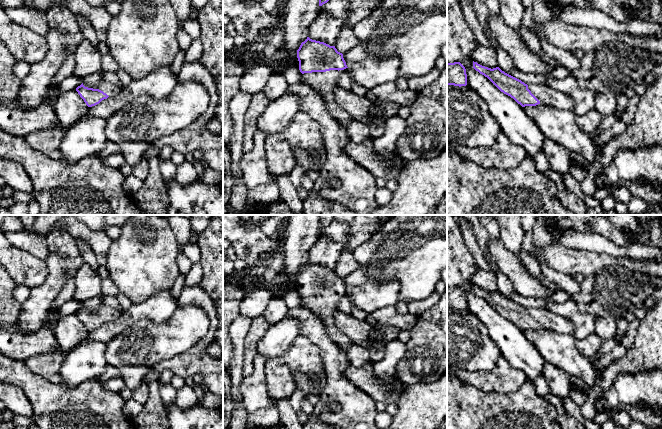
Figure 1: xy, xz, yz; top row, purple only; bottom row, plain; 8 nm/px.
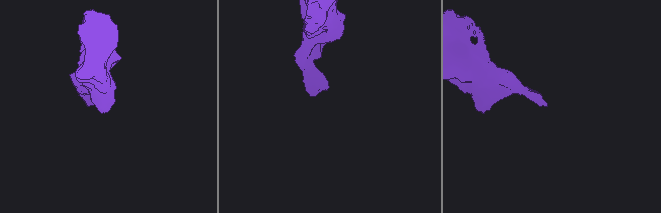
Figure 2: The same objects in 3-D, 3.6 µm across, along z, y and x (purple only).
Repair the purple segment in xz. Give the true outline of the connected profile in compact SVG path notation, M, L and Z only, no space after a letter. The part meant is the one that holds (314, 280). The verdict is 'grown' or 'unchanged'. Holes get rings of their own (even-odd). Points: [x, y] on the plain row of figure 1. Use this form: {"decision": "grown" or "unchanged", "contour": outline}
{"decision": "grown", "contour": "M309 261L297 274L301 307L312 312L323 324L326 334L343 352L347 352L352 340L335 325L334 316L338 300L347 291L343 278L335 270L312 264Z"}

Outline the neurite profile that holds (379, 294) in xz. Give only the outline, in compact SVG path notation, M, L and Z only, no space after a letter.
M396 278L373 281L366 287L353 291L352 305L367 314L387 306L396 306L400 289L400 282Z

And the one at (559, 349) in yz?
M541 327L523 332L545 362L564 370L570 377L580 378L590 390L593 388L597 372L593 369L590 359L578 351L573 335Z

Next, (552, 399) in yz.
M549 394L545 397L543 397L543 399L545 401L549 402L550 404L552 404L556 408L559 415L566 413L566 410L562 404L561 399L558 398L557 396L553 395L553 394Z

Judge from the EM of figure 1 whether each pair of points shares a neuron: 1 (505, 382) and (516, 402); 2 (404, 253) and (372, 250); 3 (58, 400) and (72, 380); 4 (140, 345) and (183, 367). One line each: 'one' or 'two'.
1: two
2: one
3: two
4: two

